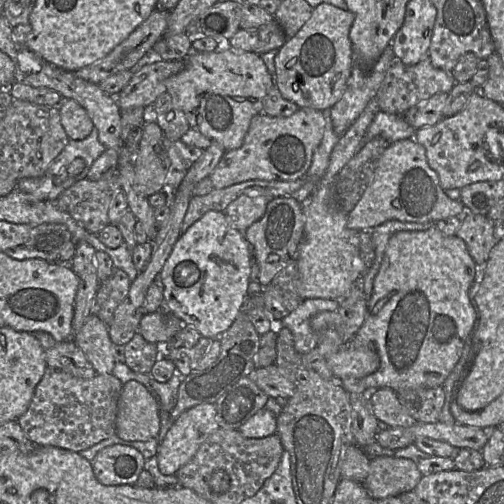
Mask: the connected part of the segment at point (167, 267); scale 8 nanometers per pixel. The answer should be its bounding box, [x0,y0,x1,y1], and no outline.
[160,210,252,339]

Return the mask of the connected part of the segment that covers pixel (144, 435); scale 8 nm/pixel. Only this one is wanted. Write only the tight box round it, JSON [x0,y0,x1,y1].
[116,381,160,441]

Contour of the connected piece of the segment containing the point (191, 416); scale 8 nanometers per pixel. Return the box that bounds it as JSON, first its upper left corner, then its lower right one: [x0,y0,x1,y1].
[159,403,218,476]

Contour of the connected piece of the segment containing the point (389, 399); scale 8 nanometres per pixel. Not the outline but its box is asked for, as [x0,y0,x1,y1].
[368,388,417,427]

